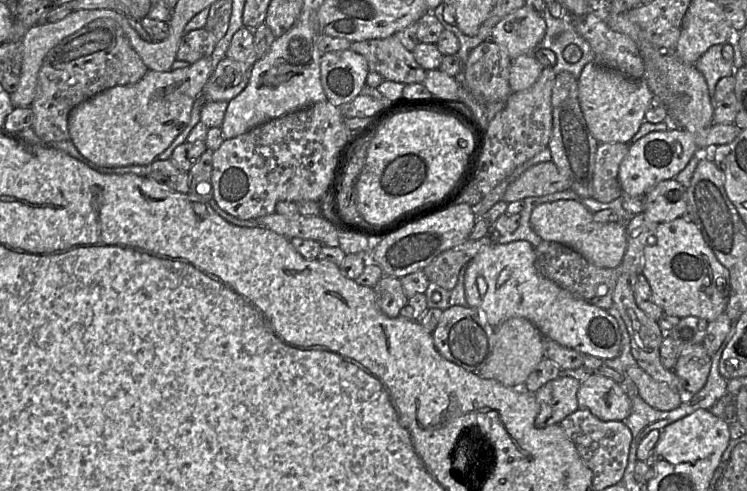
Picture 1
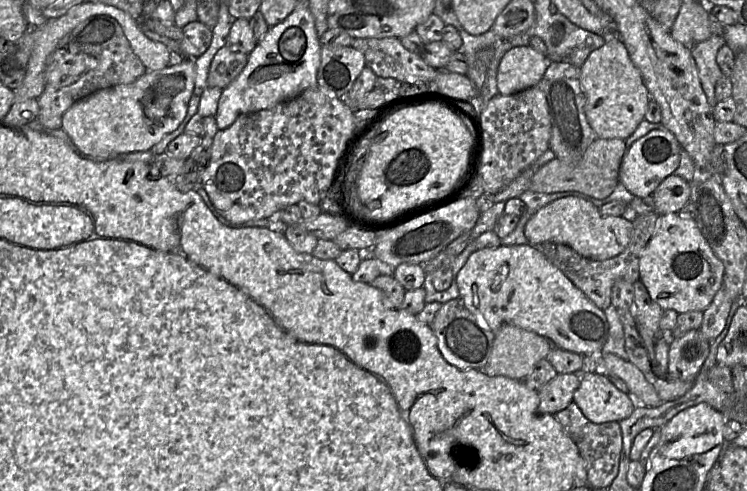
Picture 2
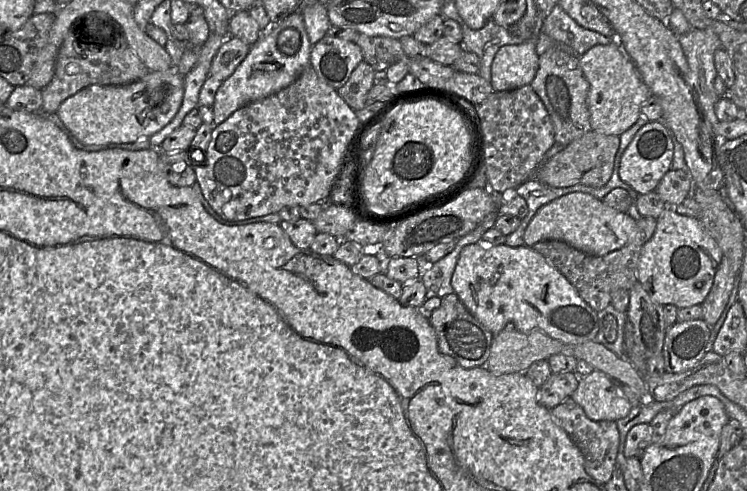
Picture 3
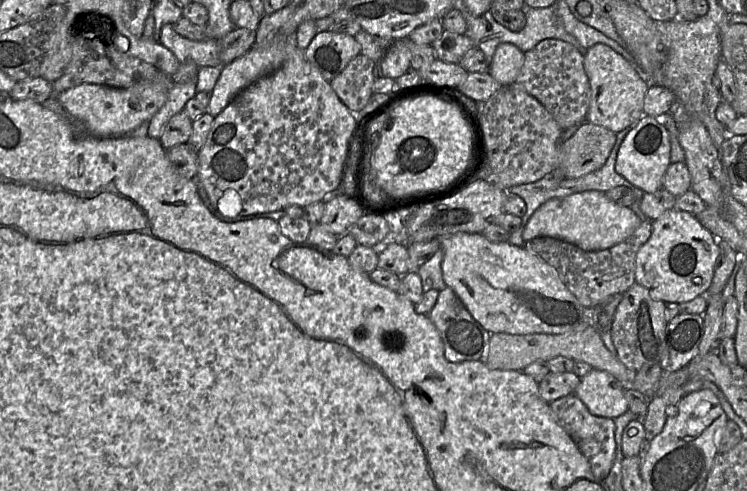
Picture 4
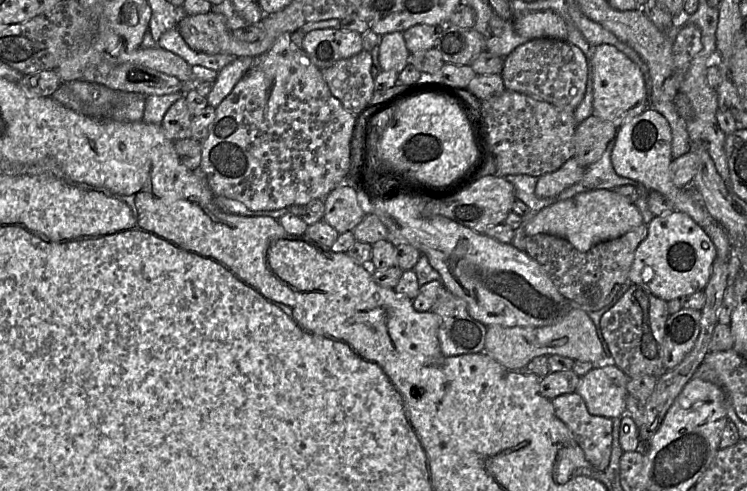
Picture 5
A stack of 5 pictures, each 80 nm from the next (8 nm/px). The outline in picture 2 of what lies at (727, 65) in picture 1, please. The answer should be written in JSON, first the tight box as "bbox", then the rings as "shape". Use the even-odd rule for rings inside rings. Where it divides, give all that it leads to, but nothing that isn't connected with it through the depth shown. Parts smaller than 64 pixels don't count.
{"bbox":[690,35,725,111],"shape":[[[712,35],[705,41],[694,45],[690,51],[698,69],[701,86],[712,111],[717,103],[715,85],[723,73],[716,62],[719,49],[725,45],[725,39],[720,35]]]}

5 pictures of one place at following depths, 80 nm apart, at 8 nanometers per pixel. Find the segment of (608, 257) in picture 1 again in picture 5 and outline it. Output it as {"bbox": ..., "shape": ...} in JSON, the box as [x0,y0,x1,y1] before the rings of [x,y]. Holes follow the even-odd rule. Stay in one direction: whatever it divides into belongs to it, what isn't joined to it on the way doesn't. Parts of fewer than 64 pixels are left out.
{"bbox":[525,189,644,252],"shape":[[[599,189],[543,208],[526,226],[525,234],[549,234],[568,241],[580,252],[587,252],[598,243],[613,240],[644,224],[634,203],[614,190]]]}

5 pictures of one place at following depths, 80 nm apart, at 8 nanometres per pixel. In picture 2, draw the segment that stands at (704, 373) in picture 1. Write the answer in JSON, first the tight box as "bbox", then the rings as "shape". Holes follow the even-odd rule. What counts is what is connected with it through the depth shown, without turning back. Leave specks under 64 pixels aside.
{"bbox":[668,330,710,381],"shape":[[[699,330],[670,339],[668,374],[681,381],[694,381],[710,352],[710,342]]]}

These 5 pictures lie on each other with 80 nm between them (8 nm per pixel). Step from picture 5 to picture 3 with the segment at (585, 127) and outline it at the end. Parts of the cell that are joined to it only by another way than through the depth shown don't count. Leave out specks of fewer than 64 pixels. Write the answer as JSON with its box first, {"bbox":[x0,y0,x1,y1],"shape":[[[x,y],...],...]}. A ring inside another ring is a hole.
{"bbox":[534,130,619,188],"shape":[[[590,130],[581,138],[562,148],[553,158],[544,163],[534,178],[552,188],[565,188],[576,184],[600,188],[611,178],[619,145],[619,136]]]}

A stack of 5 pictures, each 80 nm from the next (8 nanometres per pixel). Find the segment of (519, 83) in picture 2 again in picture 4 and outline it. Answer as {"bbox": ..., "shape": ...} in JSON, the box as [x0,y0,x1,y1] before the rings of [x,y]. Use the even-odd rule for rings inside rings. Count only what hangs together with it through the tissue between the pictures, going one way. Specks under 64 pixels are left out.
{"bbox":[490,43,525,87],"shape":[[[509,43],[500,44],[490,64],[490,75],[503,87],[515,84],[524,65],[525,53]]]}

